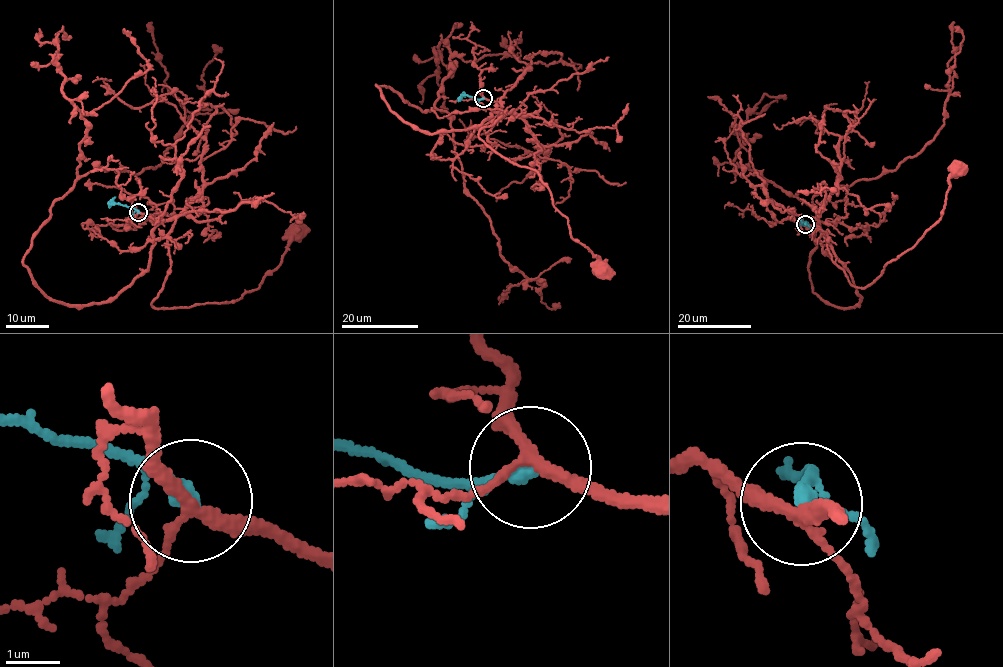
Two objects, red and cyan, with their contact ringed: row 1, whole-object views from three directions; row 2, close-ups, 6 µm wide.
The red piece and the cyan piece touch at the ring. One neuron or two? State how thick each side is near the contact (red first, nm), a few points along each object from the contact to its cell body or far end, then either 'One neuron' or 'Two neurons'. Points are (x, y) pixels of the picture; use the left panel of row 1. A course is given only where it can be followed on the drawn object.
Thickness 200 nm (red) against 200 nm. Course of red: (138, 212), (160, 222), (174, 219), (171, 269), (152, 302), (156, 308), (232, 302), (259, 287), (294, 234). Course of cyan: (138, 212), (118, 204), (108, 207). One neuron

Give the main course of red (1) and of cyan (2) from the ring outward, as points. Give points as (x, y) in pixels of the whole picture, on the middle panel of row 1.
1: (483, 98), (504, 113), (513, 109), (479, 137), (534, 169), (570, 236), (598, 257), (601, 271)
2: (483, 98), (467, 95), (457, 101)

